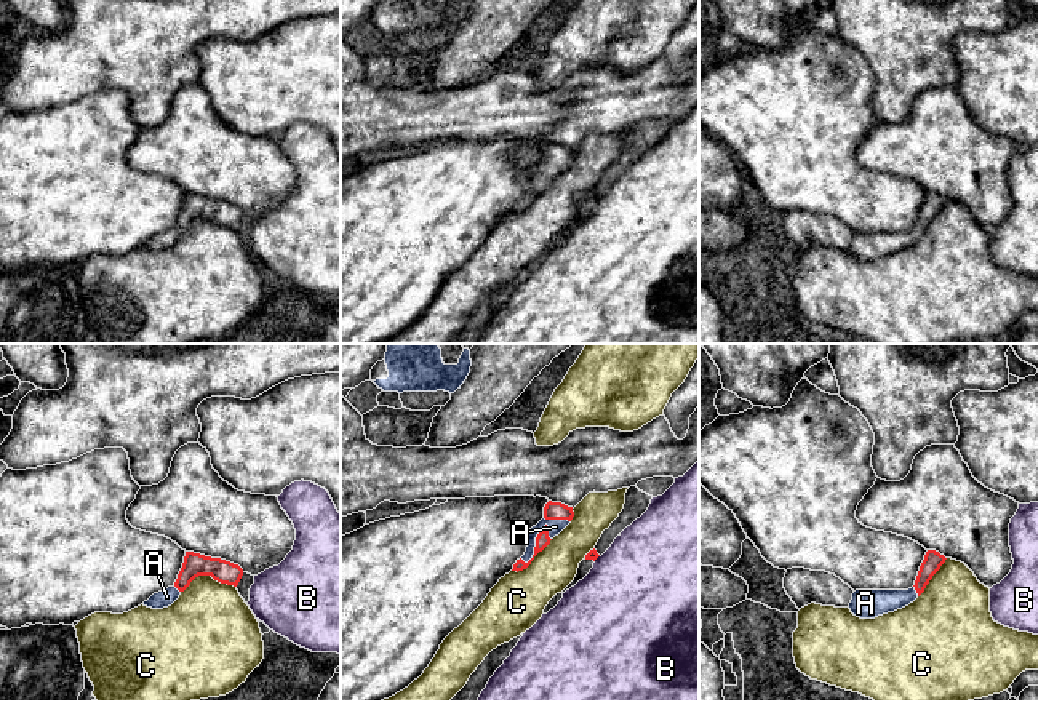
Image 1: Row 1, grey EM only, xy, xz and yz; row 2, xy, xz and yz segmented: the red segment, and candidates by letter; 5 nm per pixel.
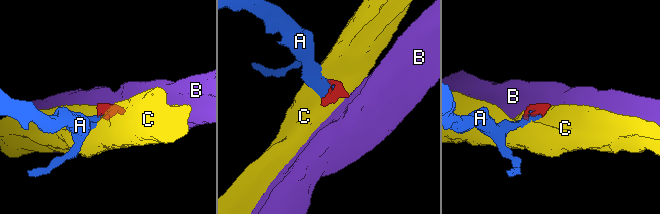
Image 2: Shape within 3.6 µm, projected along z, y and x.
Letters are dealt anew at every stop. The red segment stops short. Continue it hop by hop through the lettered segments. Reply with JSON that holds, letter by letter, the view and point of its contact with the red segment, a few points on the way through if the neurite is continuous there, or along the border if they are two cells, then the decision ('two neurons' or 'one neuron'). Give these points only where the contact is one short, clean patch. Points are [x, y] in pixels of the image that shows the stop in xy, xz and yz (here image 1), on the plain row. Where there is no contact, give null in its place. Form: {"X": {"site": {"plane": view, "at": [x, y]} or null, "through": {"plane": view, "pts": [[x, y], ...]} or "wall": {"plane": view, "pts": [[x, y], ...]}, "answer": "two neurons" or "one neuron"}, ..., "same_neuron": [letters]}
{"A": {"site": {"plane": "xz", "at": [536, 186]}, "answer": "one neuron"}, "B": {"site": {"plane": "xz", "at": [595, 200]}, "wall": {"plane": "xz", "pts": [[598, 197], [594, 202]]}, "answer": "two neurons"}, "C": {"site": {"plane": "xy", "at": [208, 216]}, "answer": "two neurons"}, "same_neuron": ["A"]}

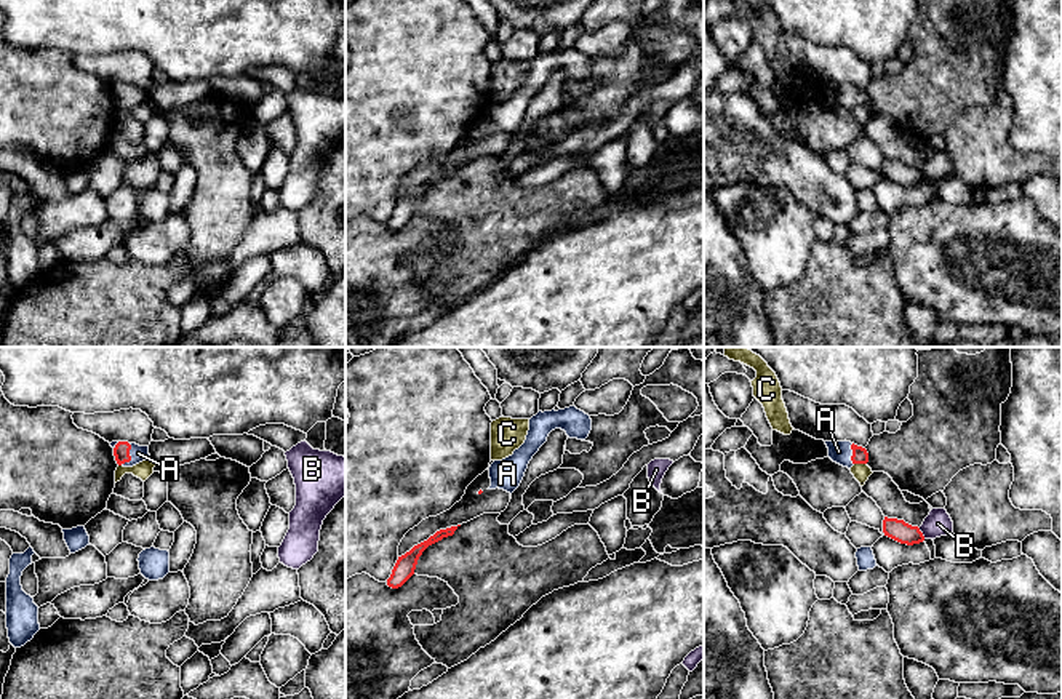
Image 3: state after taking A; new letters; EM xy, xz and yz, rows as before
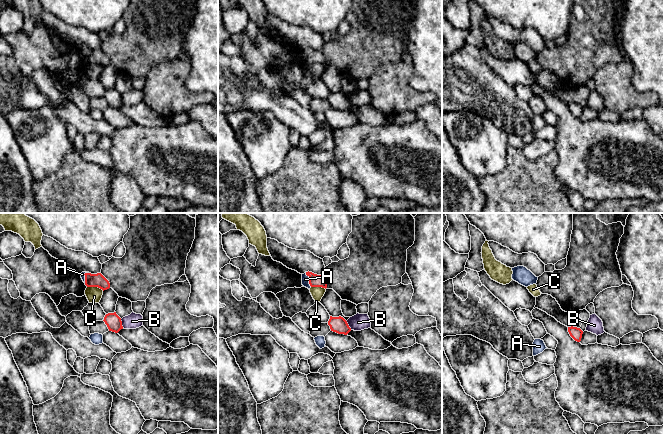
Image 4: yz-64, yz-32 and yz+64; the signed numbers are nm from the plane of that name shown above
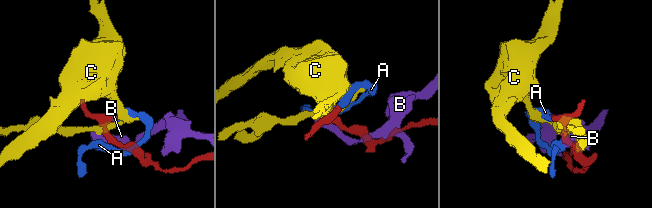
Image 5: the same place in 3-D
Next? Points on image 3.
{"A": {"site": {"plane": "xy", "at": [130, 98]}, "answer": "one neuron"}, "B": {"site": {"plane": "yz", "at": [922, 175]}, "wall": {"plane": "yz", "pts": [[918, 170], [925, 179]]}, "answer": "two neurons"}, "C": {"site": {"plane": "yz", "at": [861, 104]}, "wall": {"plane": "yz", "pts": [[854, 104], [866, 106]]}, "answer": "two neurons"}, "same_neuron": ["A"]}

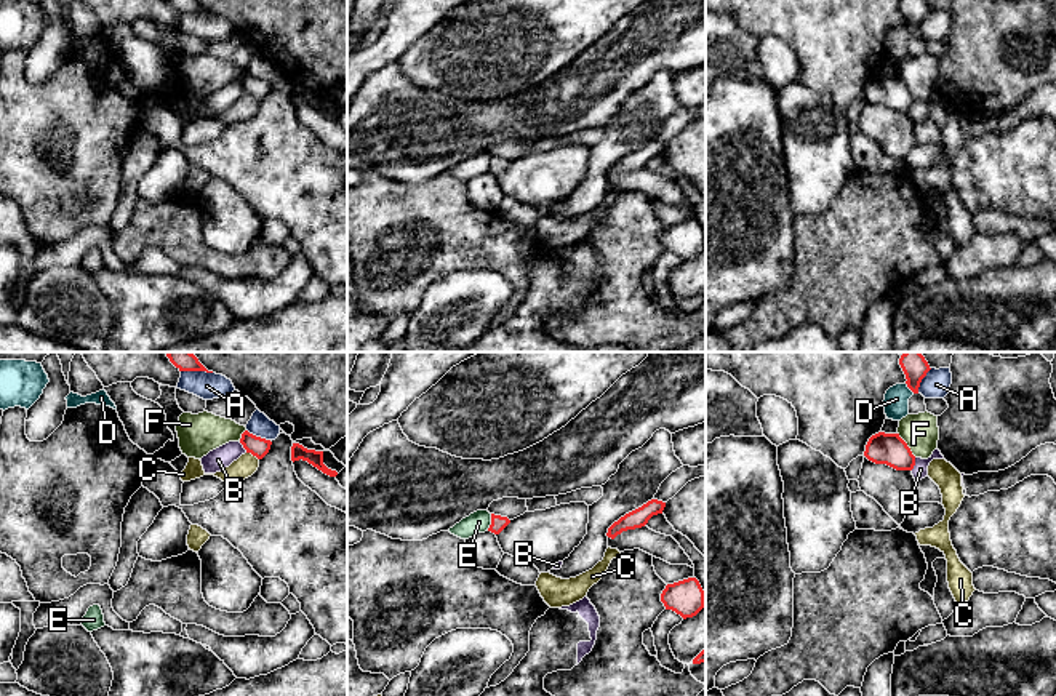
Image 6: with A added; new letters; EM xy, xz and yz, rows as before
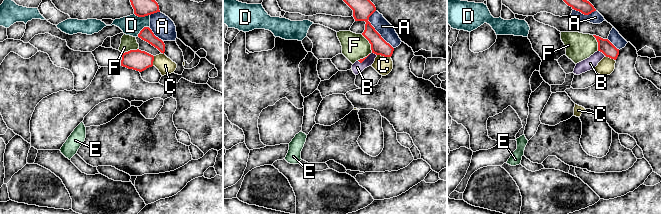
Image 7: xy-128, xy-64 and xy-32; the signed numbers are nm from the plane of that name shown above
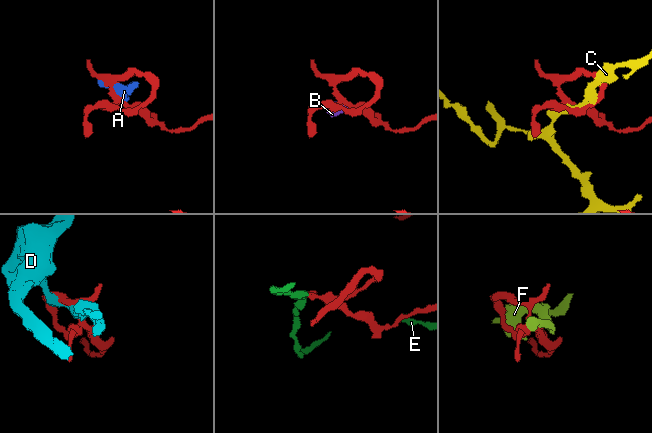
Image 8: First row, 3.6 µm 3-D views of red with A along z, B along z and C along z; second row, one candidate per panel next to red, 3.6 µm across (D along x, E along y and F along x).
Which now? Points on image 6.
{"A": {"site": {"plane": "yz", "at": [920, 23]}, "answer": "two neurons"}, "B": {"site": {"plane": "yz", "at": [914, 106]}, "wall": {"plane": "yz", "pts": [[916, 100], [916, 106], [911, 111]]}, "answer": "two neurons"}, "C": {"site": {"plane": "xy", "at": [253, 96]}, "answer": "two neurons"}, "D": {"site": {"plane": "yz", "at": [909, 29]}, "answer": "two neurons"}, "E": {"site": {"plane": "xz", "at": [492, 164]}, "wall": {"plane": "xz", "pts": [[492, 156], [492, 165], [487, 172]]}, "answer": "two neurons"}, "F": {"site": {"plane": "yz", "at": [906, 87]}, "wall": {"plane": "yz", "pts": [[898, 74], [916, 98]]}, "answer": "two neurons"}, "same_neuron": []}

